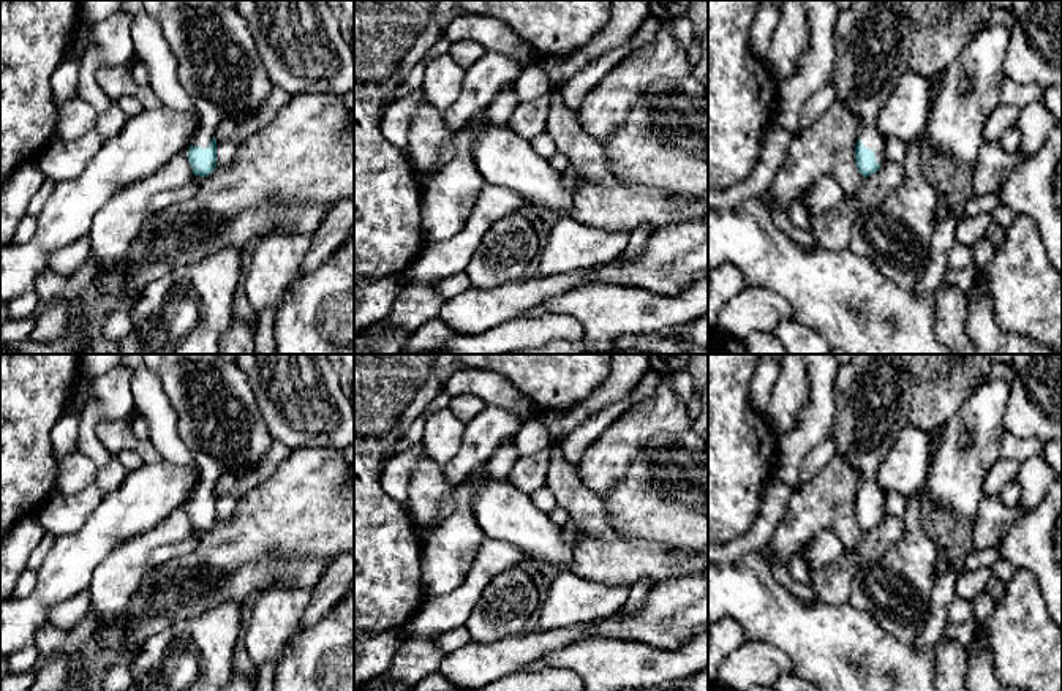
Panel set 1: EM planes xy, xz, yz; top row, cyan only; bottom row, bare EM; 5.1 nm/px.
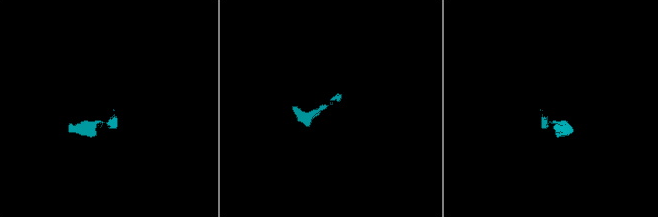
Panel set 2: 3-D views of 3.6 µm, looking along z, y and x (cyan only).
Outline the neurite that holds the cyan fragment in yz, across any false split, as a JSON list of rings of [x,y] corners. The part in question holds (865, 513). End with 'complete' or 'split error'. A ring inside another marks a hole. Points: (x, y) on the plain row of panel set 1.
[[[855,354],[838,367],[836,414],[830,433],[836,455],[860,476],[855,517],[863,531],[887,515],[876,470],[909,425],[912,362],[913,354]]] | split error

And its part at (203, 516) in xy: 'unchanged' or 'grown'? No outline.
grown

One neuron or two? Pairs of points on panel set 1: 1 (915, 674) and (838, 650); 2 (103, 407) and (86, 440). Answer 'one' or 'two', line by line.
1: one
2: one

